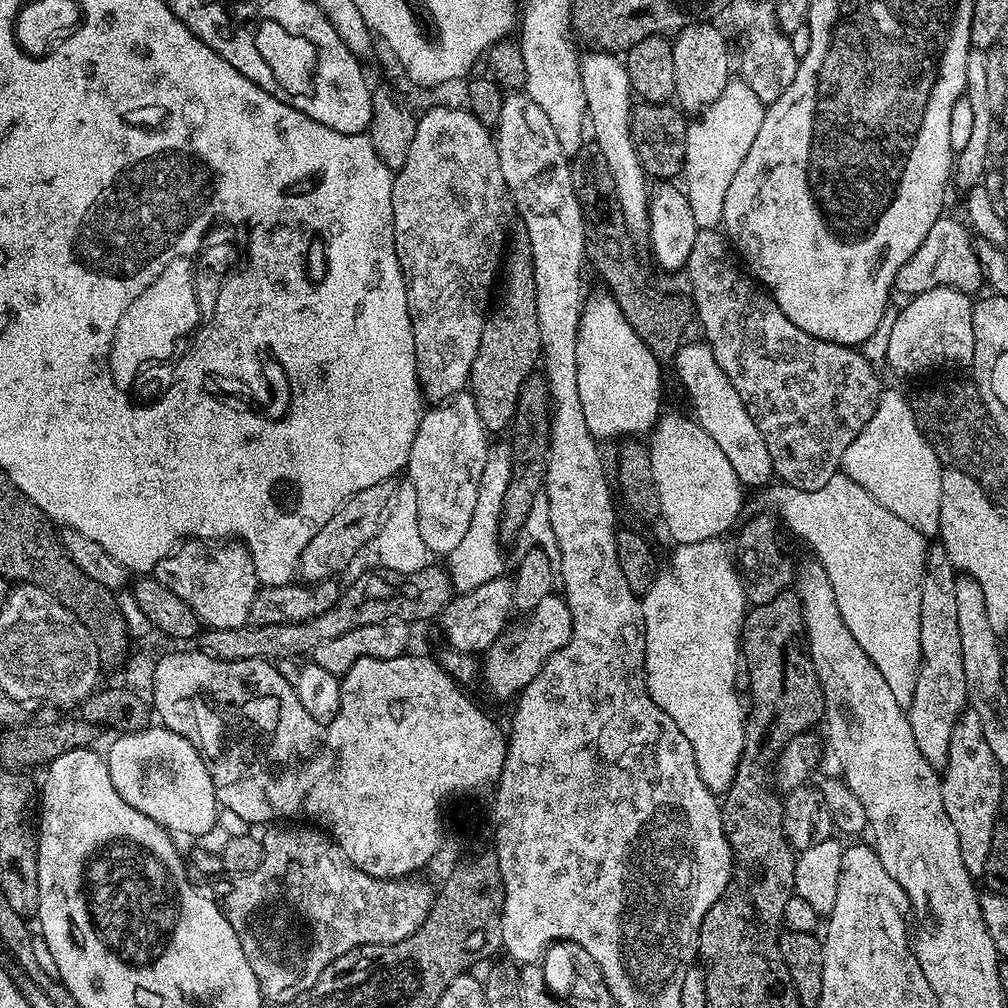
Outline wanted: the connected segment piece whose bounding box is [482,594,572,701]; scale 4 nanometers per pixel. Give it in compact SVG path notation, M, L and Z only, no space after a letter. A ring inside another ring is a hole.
M553 594L538 602L536 611L525 615L521 624L513 623L506 635L489 646L482 656L482 680L484 688L496 700L508 700L519 697L520 692L546 666L546 662L566 642L570 642L572 619L570 606L563 595ZM516 624L516 625L515 625ZM512 696L512 697L511 697Z

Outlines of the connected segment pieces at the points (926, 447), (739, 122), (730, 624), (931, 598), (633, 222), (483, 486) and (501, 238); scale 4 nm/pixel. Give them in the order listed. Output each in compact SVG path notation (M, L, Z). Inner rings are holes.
M885 387L866 426L846 446L840 463L842 472L870 493L891 514L898 514L906 526L914 526L925 538L940 531L942 514L942 474L938 454L916 424L913 405L896 388Z
M732 78L716 101L695 117L694 138L686 142L682 187L690 198L690 210L694 210L697 229L716 228L723 221L726 190L730 190L730 181L734 174L738 174L742 158L746 158L754 137L762 127L765 107L743 78Z
M657 575L656 580L642 593L640 605L642 606L644 633L646 634L644 681L648 687L650 698L654 698L654 702L658 702L658 706L662 706L662 710L666 710L666 714L670 714L670 718L674 718L674 726L678 726L678 730L682 730L682 734L686 734L690 746L694 746L694 762L698 762L698 774L702 778L702 782L706 782L710 791L723 794L734 782L734 774L738 770L744 749L746 704L742 696L736 692L734 684L735 663L742 653L742 629L744 627L744 617L740 615L740 596L684 596L684 576ZM724 604L728 604L728 612L732 612L732 616L716 616L716 608L724 608Z
M933 545L928 552L922 580L919 615L920 668L914 698L907 707L908 721L918 750L937 770L948 760L950 734L968 706L968 687L962 663L962 638L958 627L957 571L950 563L943 545Z
M588 50L580 56L580 81L586 98L587 123L591 139L602 150L606 166L610 166L610 178L614 178L616 201L624 224L633 237L640 238L648 230L648 202L650 199L650 177L638 158L638 150L632 137L632 110L634 93L628 77L628 69L621 57L608 50Z
M489 443L486 454L486 466L482 466L482 479L478 481L478 499L474 501L474 514L470 517L470 527L462 537L462 543L454 546L454 550L446 558L448 577L457 593L475 590L477 586L486 586L486 582L494 582L505 575L504 552L500 549L500 511L502 500L506 494L506 486L510 486L512 473L512 445Z
M432 106L416 121L414 142L410 142L410 152L406 162L395 173L392 182L392 212L394 213L394 242L400 268L404 272L404 281L408 284L408 311L414 330L414 350L416 351L416 376L420 379L420 391L425 401L443 402L449 396L465 391L469 387L468 376L474 366L474 354L478 354L478 342L482 338L486 313L490 308L488 295L492 292L492 283L497 283L498 273L502 268L502 253L506 248L506 237L509 235L508 219L513 219L512 195L508 192L506 178L502 178L502 166L498 166L498 154L493 133L485 124L478 122L467 107Z

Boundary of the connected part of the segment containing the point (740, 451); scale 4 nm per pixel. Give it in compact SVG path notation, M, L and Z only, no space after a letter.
M706 342L688 343L681 343L674 367L681 386L692 402L691 415L702 426L702 430L706 430L706 434L710 434L710 438L718 442L730 466L734 466L734 474L738 474L741 484L764 484L768 479L773 479L770 450L766 450L766 442L758 426L754 426L754 418L750 418L742 398L738 398L738 390L734 390L722 366L718 366L712 348Z

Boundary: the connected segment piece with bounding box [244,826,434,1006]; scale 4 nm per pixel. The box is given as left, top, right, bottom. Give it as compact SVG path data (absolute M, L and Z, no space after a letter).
M272 826L267 829L268 832L262 836L264 845L264 856L268 860L270 866L280 866L280 896L284 896L284 892L296 892L296 910L290 916L280 916L280 952L244 952L246 954L246 962L250 962L250 970L254 970L254 978L258 978L260 983L260 995L265 1001L268 1000L272 1006L278 1006L282 1002L290 1002L294 998L309 992L315 984L320 981L326 966L330 966L342 954L346 954L350 950L354 950L358 946L366 946L367 944L393 944L394 942L402 942L402 938L410 938L410 934L414 934L414 930L418 930L418 926L422 926L422 922L430 914L430 906L432 905L432 897L434 888L428 884L418 884L415 880L398 879L398 880L379 880L370 874L366 874L362 870L358 870L358 866L354 866L346 858L346 854L341 848L332 841L332 837L327 832L316 826L304 826L308 828L288 828L292 826Z

